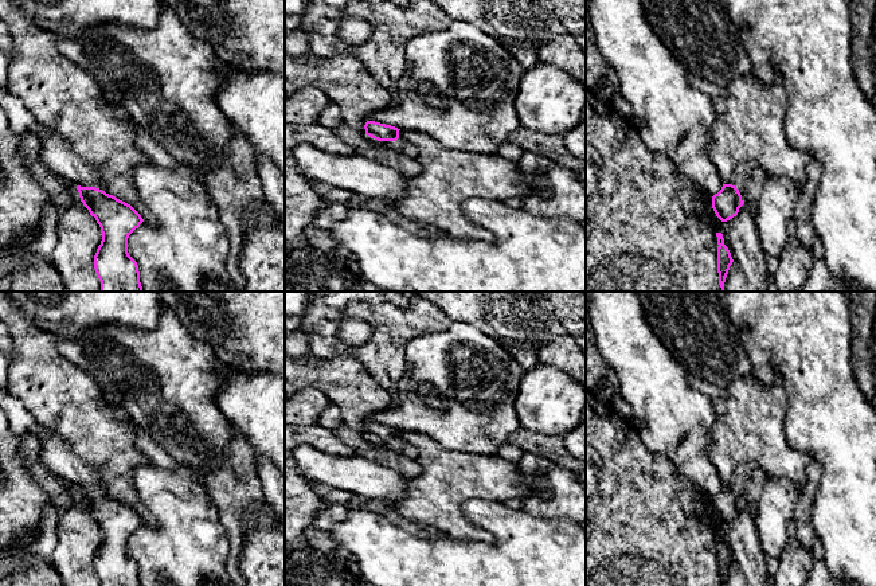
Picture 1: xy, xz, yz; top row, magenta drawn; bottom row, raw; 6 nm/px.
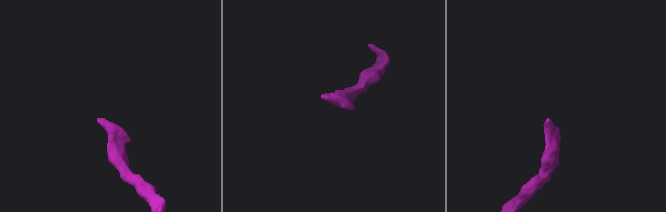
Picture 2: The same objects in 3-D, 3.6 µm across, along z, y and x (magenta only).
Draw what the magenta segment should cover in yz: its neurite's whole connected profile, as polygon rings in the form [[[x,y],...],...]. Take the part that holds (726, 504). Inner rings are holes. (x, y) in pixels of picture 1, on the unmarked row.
[[[752,462],[739,464],[734,470],[731,484],[723,485],[721,491],[712,497],[712,509],[721,523],[736,517],[744,505],[739,491],[750,481],[754,470]]]

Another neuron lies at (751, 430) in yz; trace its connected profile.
[[[751,372],[735,378],[724,390],[727,411],[711,427],[708,456],[723,485],[732,485],[735,468],[752,462],[767,477],[787,477],[798,489],[806,484],[806,466],[812,460],[793,449],[783,430],[787,395],[782,378],[764,386]]]

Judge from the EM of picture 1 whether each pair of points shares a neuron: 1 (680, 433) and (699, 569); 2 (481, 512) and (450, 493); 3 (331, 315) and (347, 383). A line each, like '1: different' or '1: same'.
1: different
2: different
3: different

